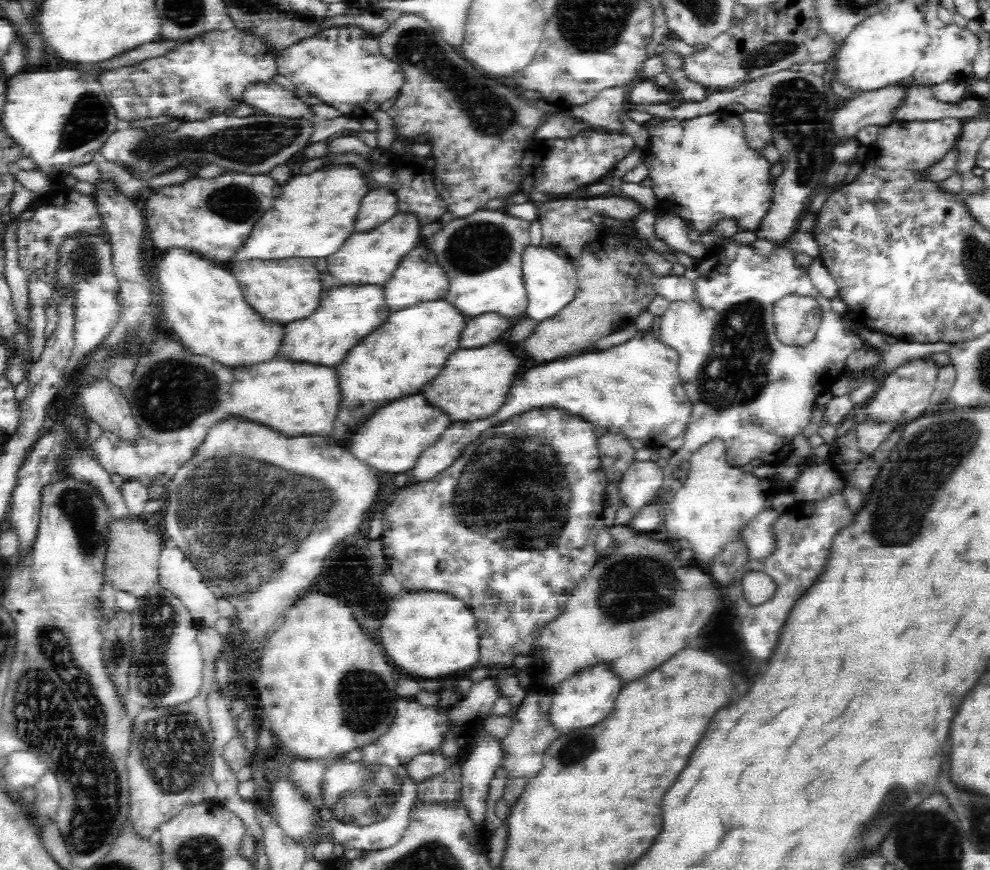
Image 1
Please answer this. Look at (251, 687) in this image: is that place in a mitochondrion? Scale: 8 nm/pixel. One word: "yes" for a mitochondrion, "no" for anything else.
no

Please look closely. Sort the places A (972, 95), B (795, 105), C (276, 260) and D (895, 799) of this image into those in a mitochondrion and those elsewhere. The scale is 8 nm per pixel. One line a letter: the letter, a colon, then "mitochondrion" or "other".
A: other
B: mitochondrion
C: other
D: mitochondrion

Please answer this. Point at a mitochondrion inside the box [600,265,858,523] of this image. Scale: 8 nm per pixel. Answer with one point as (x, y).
(735, 374)

